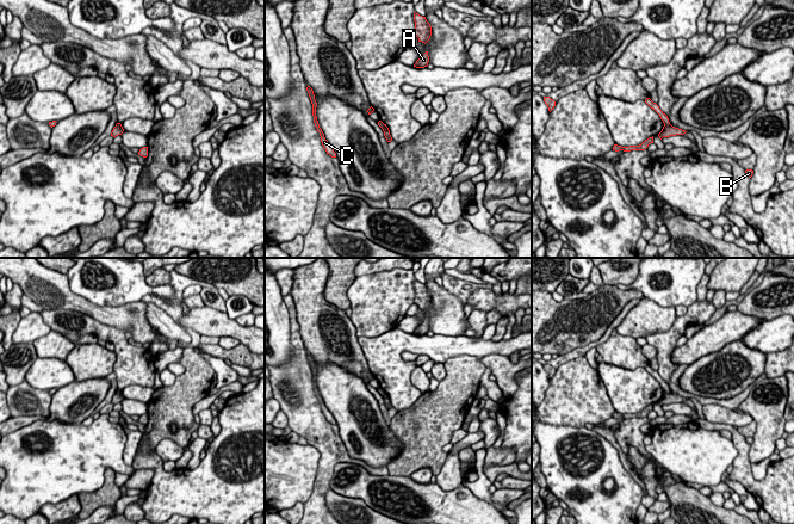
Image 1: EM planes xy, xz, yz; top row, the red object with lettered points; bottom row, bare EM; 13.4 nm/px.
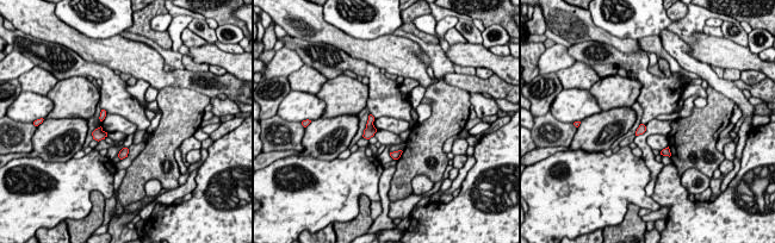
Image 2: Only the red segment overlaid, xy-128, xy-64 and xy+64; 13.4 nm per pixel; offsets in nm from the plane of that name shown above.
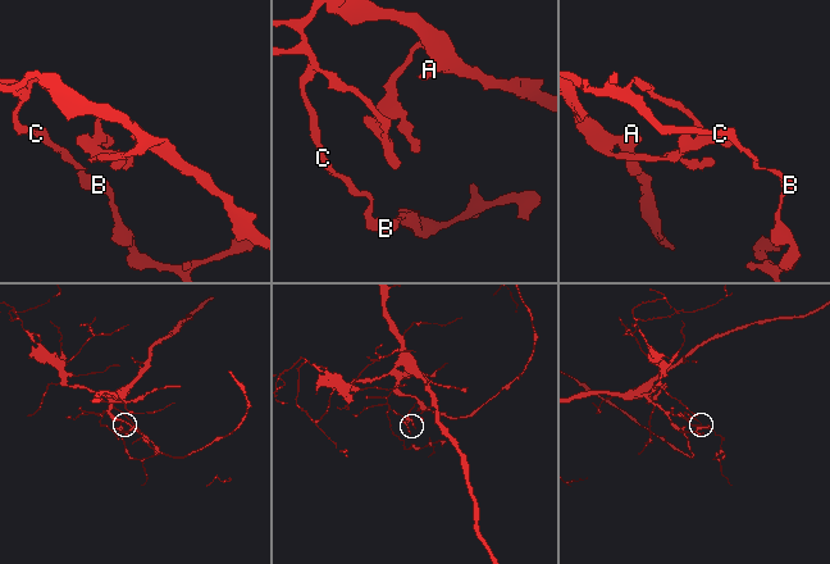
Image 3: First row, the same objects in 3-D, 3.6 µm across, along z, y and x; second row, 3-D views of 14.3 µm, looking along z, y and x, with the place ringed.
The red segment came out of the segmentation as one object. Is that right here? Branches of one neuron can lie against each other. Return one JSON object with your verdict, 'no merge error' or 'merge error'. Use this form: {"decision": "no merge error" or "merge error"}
{"decision": "merge error"}

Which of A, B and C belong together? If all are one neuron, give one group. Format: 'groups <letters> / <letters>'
groups A / B C

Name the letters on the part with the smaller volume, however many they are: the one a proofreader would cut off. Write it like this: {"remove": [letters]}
{"remove": ["A"]}

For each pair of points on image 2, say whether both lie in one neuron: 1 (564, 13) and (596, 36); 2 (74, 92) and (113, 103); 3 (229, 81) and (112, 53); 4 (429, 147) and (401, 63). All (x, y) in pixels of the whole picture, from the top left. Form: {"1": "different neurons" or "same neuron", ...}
{"1": "same neuron", "2": "different neurons", "3": "same neuron", "4": "different neurons"}

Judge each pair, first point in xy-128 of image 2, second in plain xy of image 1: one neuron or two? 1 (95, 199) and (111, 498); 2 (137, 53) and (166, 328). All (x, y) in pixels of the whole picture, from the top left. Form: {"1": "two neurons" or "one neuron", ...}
{"1": "one neuron", "2": "two neurons"}

